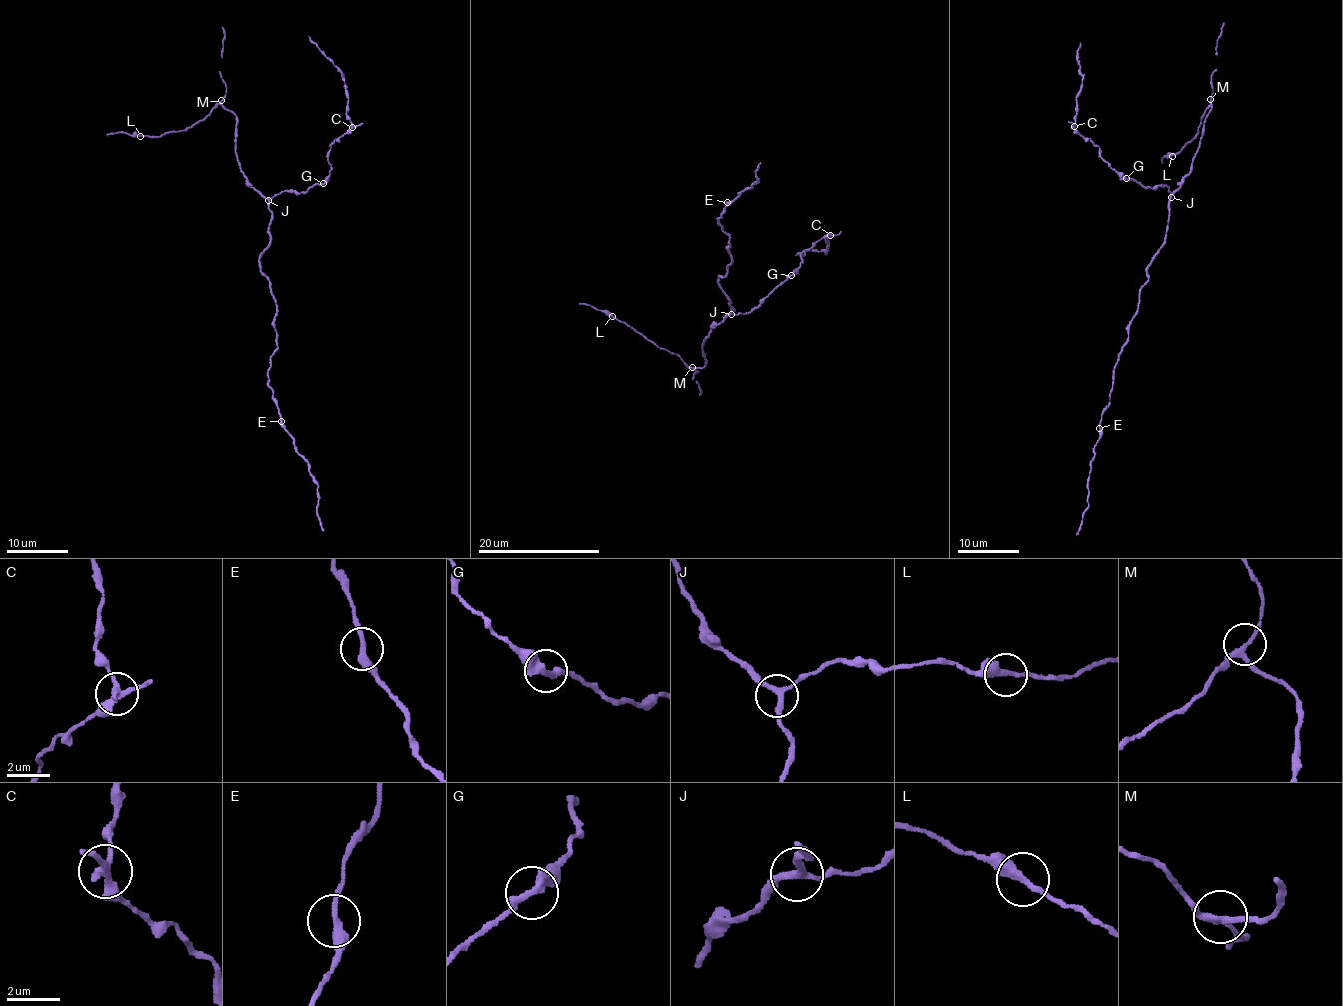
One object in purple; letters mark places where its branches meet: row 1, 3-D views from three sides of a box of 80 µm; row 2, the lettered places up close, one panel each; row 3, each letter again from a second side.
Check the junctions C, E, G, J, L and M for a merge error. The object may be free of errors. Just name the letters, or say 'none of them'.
C

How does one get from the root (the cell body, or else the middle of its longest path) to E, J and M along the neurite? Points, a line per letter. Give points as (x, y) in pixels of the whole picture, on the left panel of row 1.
E: (260, 253), (261, 273), (270, 283), (277, 307), (277, 349), (270, 357), (268, 386), (272, 391), (281, 421)
J: (260, 253), (270, 241), (268, 200)
M: (260, 253), (270, 241), (269, 202), (249, 183), (241, 170), (235, 151), (236, 117), (221, 100)

